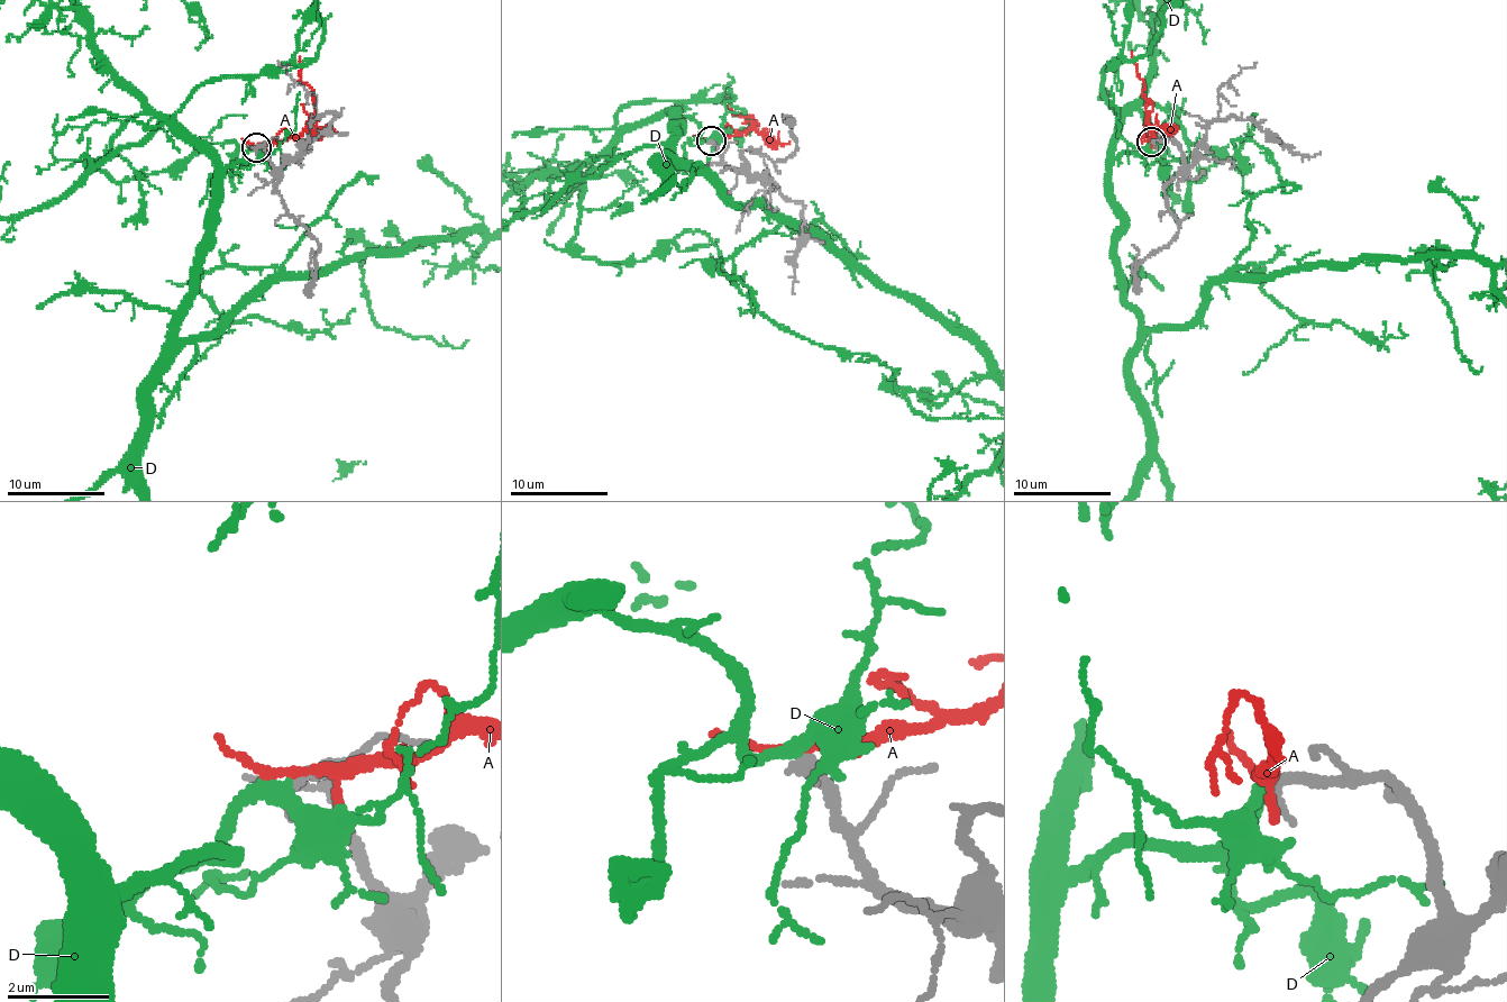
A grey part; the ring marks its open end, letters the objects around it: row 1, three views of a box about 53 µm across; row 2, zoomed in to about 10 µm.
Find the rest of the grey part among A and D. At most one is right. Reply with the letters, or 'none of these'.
D

